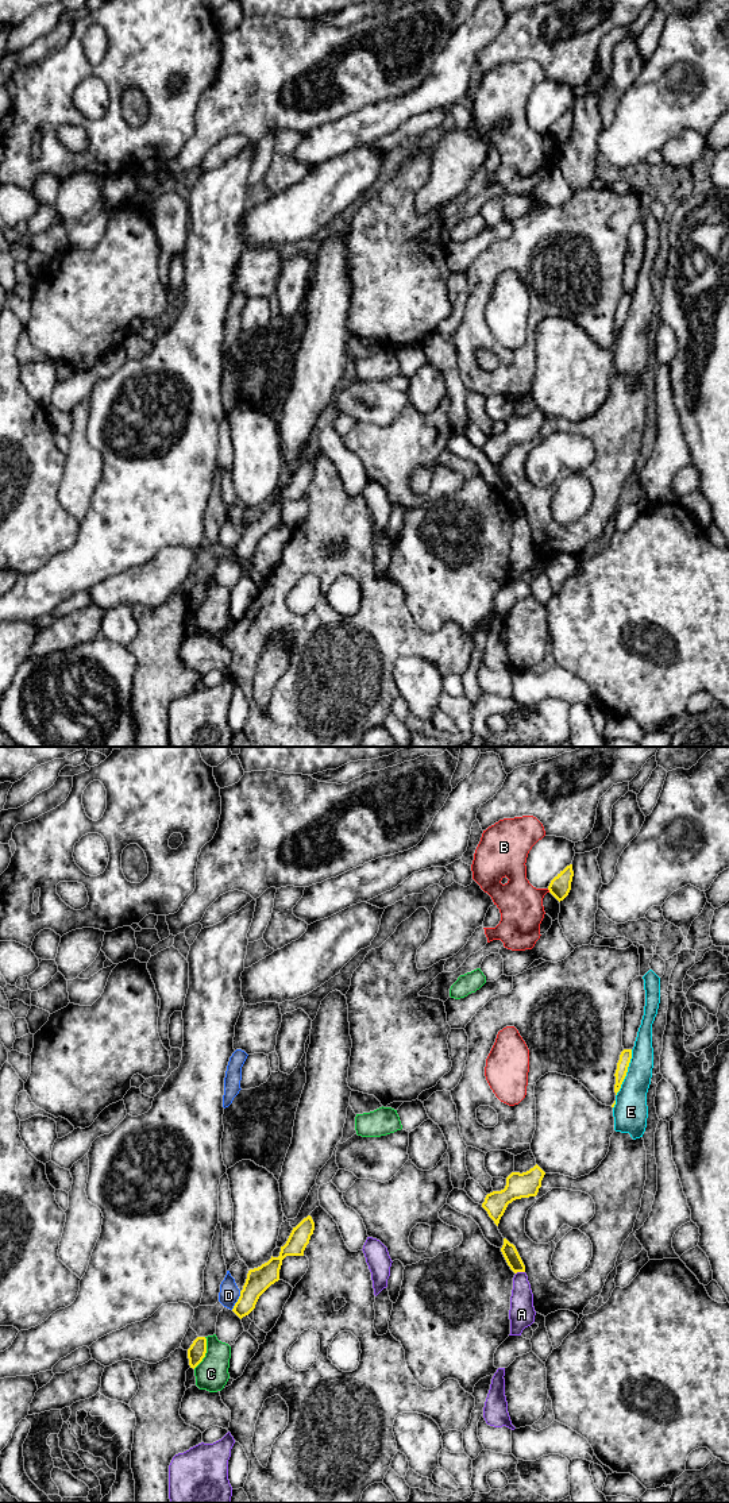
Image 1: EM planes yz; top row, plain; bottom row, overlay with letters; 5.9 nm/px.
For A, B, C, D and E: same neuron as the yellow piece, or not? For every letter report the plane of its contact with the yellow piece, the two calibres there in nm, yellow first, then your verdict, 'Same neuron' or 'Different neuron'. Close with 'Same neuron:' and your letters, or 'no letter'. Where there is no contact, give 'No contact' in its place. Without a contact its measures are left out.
A: Touches yellow in yz. Thickness 90 nm (yellow) against 150 nm. Different neuron
B: Touches yellow in yz. Thickness 120 nm (yellow) against 260 nm. Different neuron
C: Touches yellow in yz. Thickness 100 nm (yellow) against 190 nm. Different neuron
D: Touches yellow in yz. Thickness 150 nm (yellow) against 120 nm. Different neuron
E: Touches yellow in yz. Thickness 70 nm (yellow) against 200 nm. Different neuron
Same neuron: no letter

